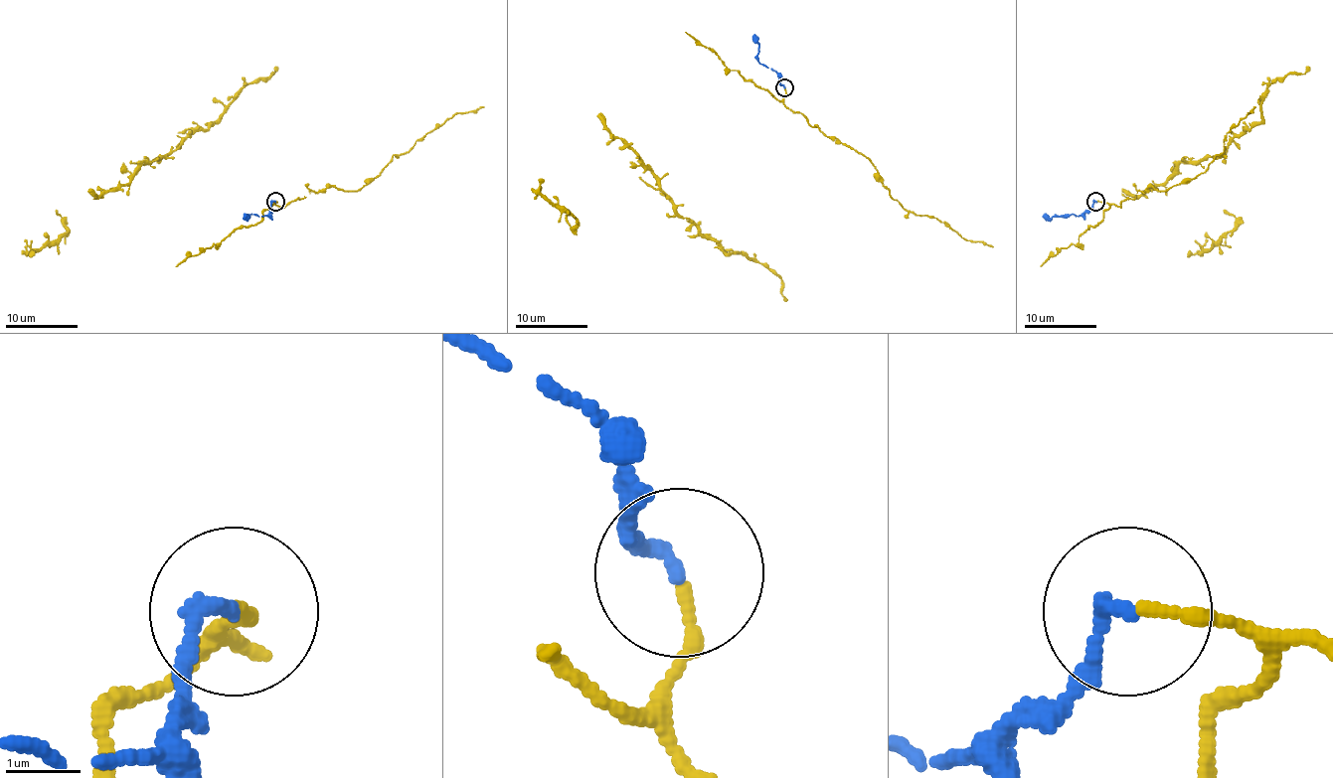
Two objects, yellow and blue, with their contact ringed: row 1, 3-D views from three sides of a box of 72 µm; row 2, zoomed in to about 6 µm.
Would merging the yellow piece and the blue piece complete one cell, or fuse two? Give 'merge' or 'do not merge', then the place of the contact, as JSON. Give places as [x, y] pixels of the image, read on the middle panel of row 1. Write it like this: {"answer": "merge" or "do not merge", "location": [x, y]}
{"answer": "merge", "location": [784, 87]}

